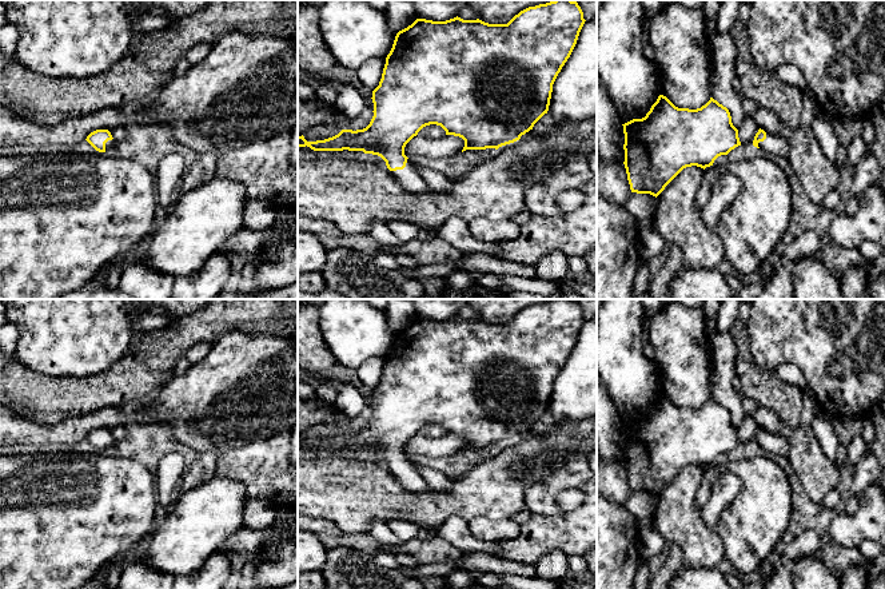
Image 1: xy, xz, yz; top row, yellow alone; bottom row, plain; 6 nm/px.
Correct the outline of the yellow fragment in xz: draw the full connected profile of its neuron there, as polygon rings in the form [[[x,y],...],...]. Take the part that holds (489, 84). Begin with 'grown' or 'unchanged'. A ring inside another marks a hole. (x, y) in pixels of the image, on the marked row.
grown; [[[554,0],[546,4],[539,4],[535,7],[529,7],[515,15],[507,24],[489,24],[479,19],[477,20],[463,20],[461,17],[454,17],[446,21],[432,21],[426,19],[416,19],[411,25],[399,31],[395,36],[392,48],[386,57],[386,64],[383,68],[382,79],[379,85],[372,91],[372,103],[374,103],[374,116],[370,124],[363,130],[342,130],[338,135],[316,142],[307,142],[304,136],[298,135],[298,147],[310,147],[314,151],[363,151],[364,154],[372,154],[380,156],[387,168],[394,174],[396,180],[410,192],[427,192],[430,187],[418,174],[415,164],[404,155],[406,144],[418,135],[418,132],[430,124],[440,126],[446,135],[459,136],[465,140],[465,147],[462,150],[486,150],[495,148],[498,150],[502,146],[514,143],[521,139],[522,135],[533,130],[534,124],[549,111],[553,84],[561,72],[562,67],[570,57],[579,32],[585,24],[583,12],[577,1],[573,0]]]

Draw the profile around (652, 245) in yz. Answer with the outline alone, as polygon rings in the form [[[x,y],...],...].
[[[642,228],[638,238],[639,255],[642,260],[651,260],[663,254],[669,247],[666,240],[655,231]]]

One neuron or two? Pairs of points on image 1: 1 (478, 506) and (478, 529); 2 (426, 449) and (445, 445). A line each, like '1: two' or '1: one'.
1: two
2: one

